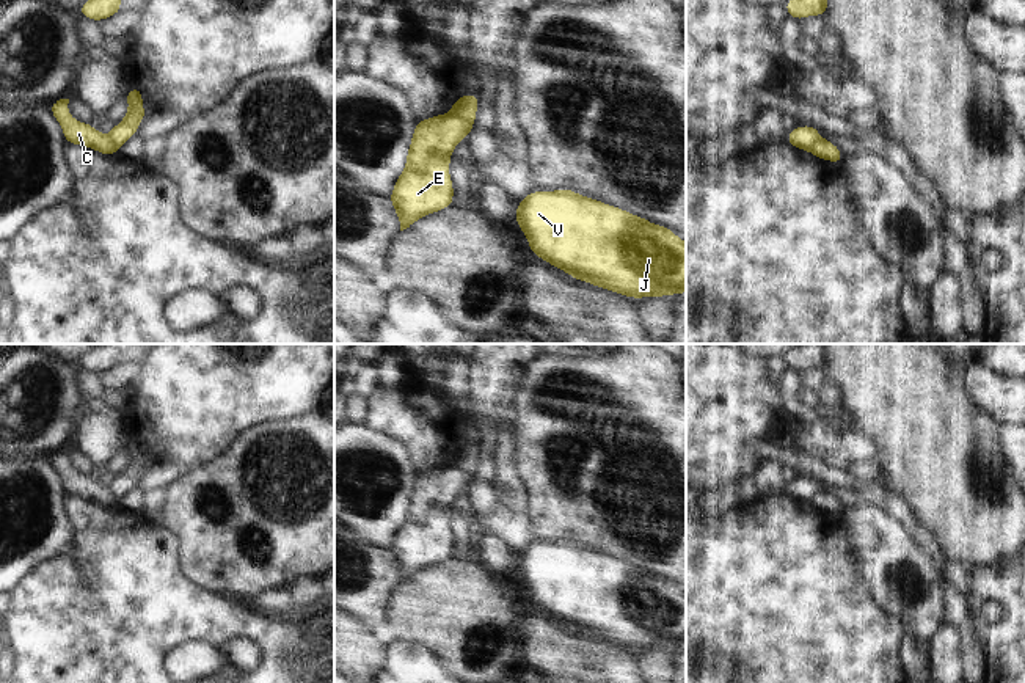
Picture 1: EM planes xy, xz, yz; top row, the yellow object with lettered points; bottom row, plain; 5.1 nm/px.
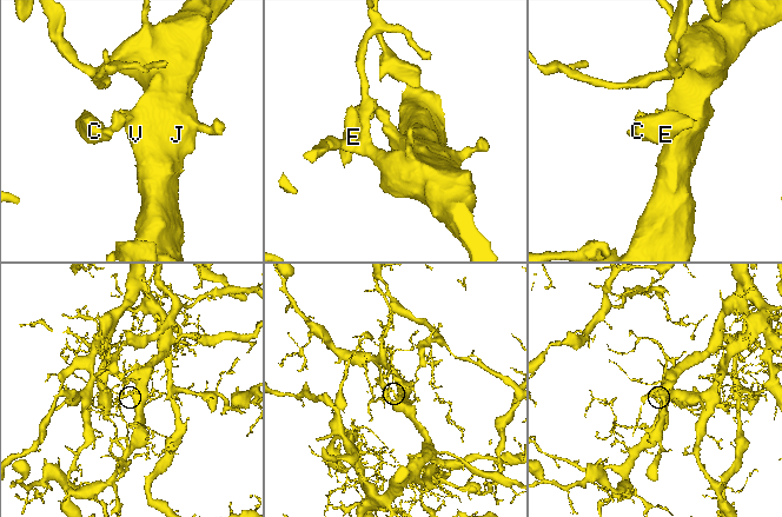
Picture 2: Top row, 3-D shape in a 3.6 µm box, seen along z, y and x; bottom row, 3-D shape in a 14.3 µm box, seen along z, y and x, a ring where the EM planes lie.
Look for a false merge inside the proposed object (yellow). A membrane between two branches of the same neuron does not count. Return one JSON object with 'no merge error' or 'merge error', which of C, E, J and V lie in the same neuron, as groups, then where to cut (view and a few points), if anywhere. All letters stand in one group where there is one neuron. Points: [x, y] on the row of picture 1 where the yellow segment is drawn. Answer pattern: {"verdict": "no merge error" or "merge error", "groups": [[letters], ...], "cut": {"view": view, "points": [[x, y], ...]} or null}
{"verdict": "merge error", "groups": [["C", "E"], ["J", "V"]], "cut": {"view": "xz", "points": [[451, 112], [473, 126]]}}

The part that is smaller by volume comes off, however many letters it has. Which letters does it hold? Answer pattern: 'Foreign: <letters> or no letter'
Foreign: C, E

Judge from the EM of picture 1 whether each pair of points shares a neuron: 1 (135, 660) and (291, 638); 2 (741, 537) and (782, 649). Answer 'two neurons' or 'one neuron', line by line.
1: one neuron
2: one neuron

